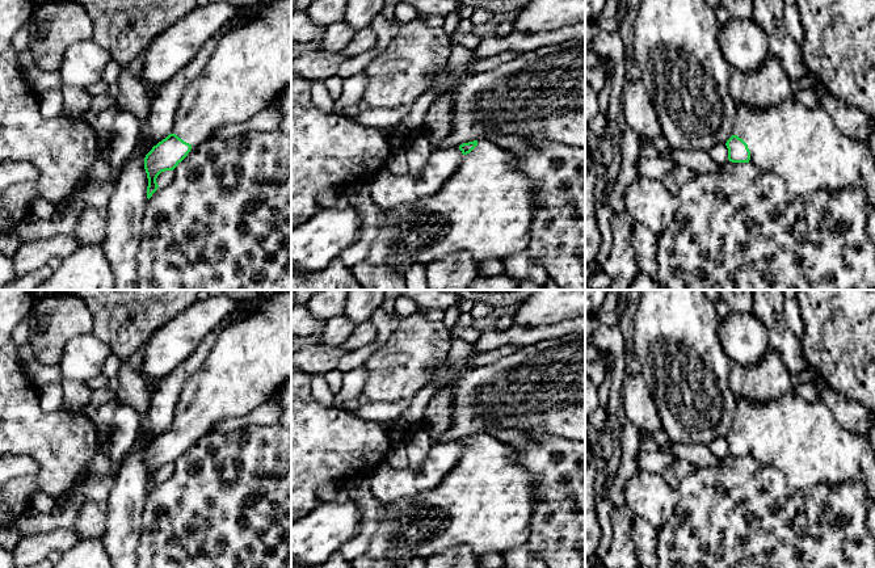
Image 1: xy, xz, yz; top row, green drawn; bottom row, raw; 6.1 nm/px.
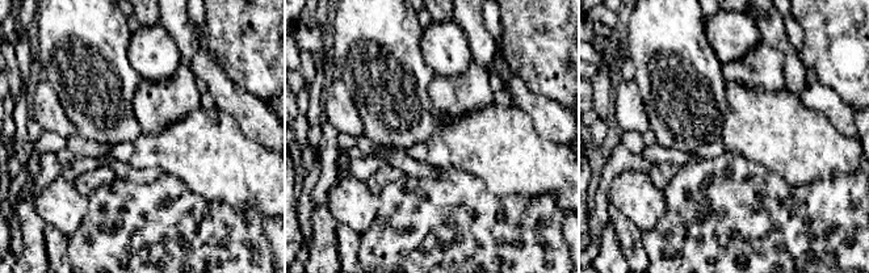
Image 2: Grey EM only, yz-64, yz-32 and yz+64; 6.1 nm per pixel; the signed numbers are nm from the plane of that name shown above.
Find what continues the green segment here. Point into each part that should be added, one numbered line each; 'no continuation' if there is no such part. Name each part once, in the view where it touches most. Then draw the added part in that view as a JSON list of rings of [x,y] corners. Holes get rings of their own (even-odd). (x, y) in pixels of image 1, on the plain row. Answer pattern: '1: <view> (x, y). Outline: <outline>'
1: yz (803, 440). Outline: [[[794,391],[761,404],[739,397],[732,429],[748,438],[750,458],[781,471],[792,488],[804,491],[859,480],[866,484],[870,502],[875,501],[875,454],[868,438],[844,429],[825,404],[808,403]]]

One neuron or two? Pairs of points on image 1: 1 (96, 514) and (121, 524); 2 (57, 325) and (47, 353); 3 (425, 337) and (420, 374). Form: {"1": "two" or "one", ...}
{"1": "two", "2": "one", "3": "one"}

